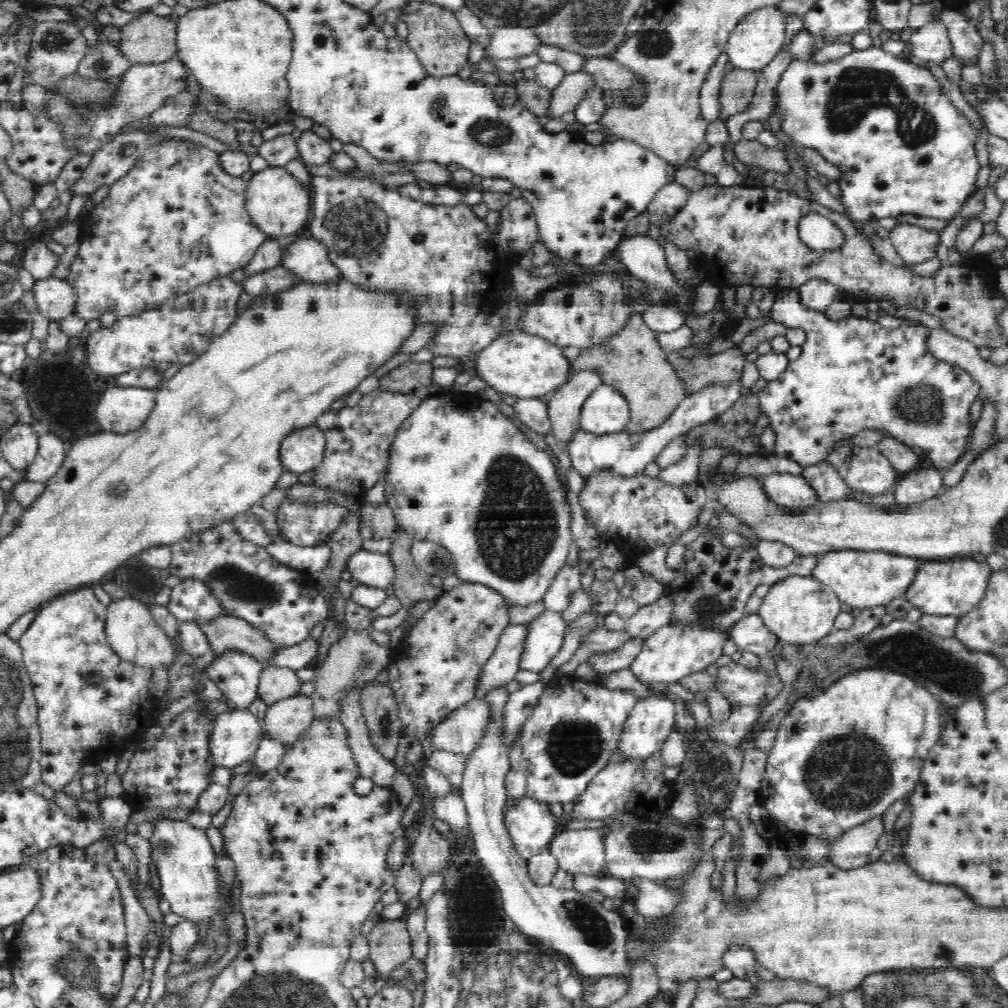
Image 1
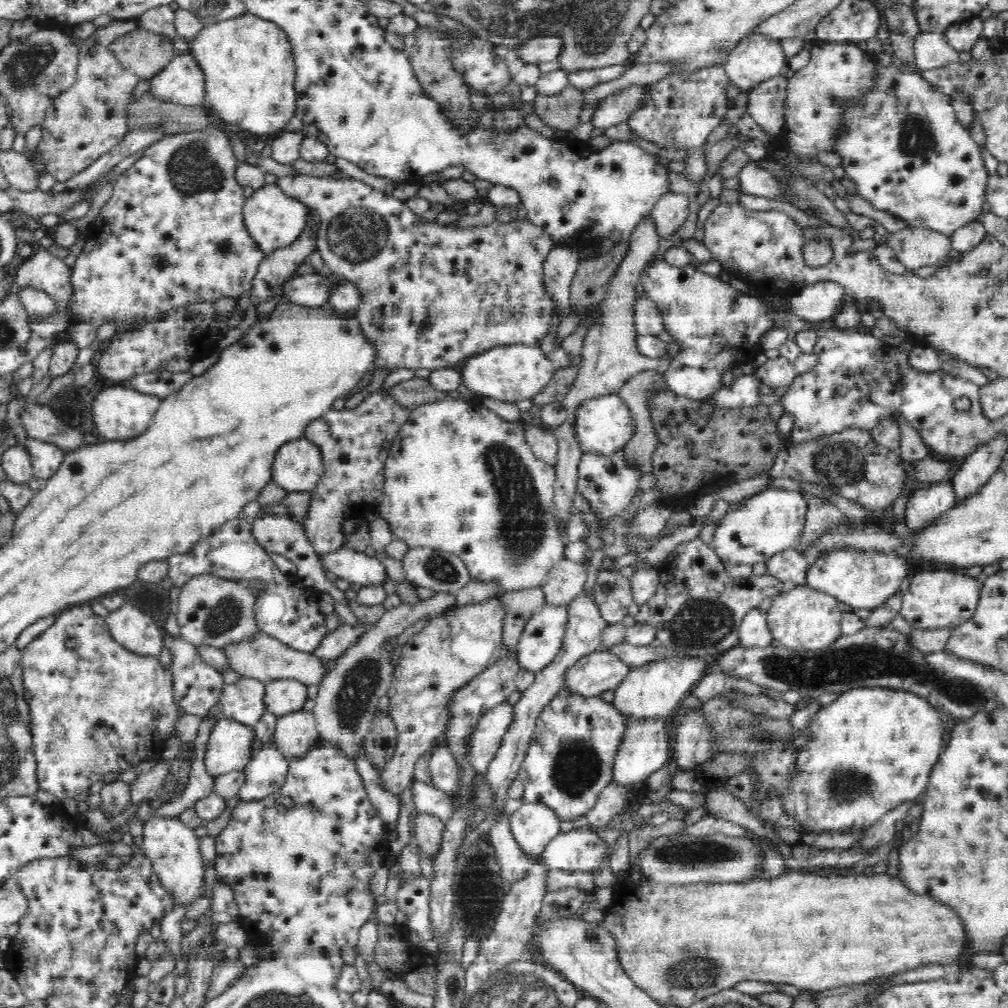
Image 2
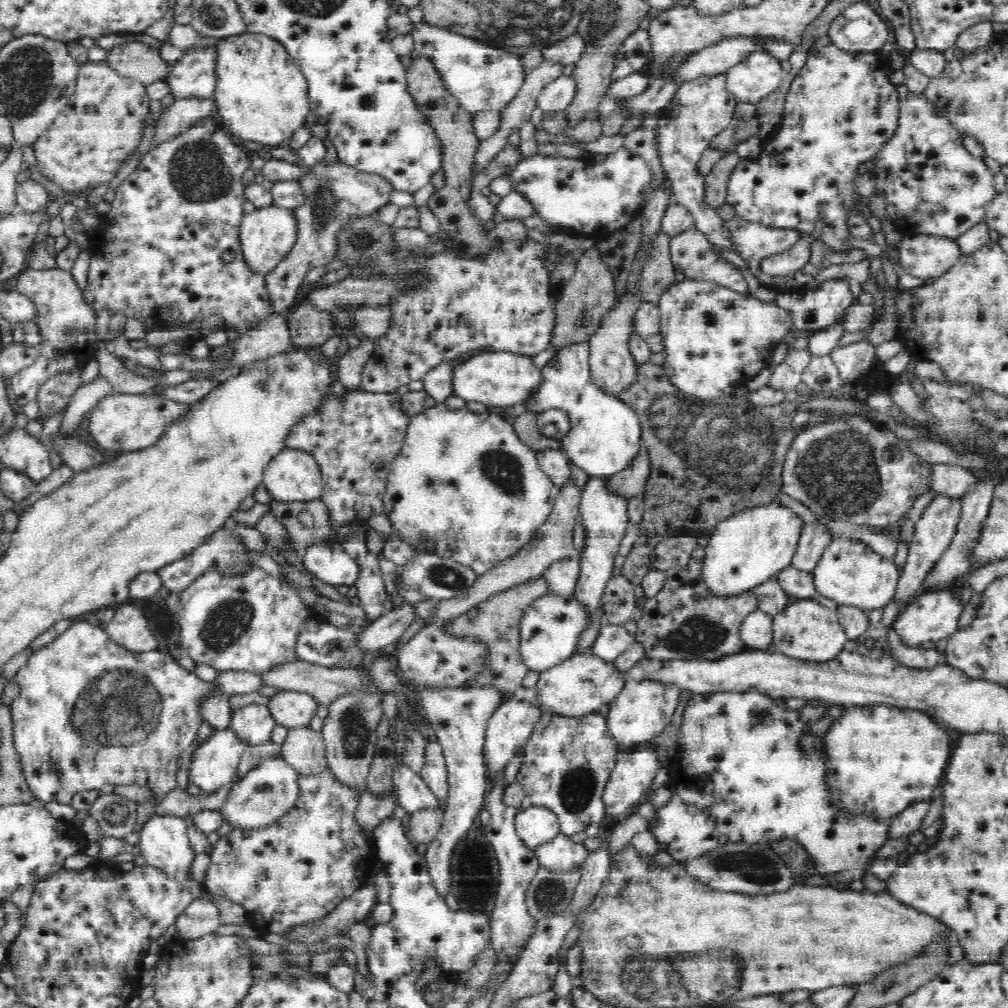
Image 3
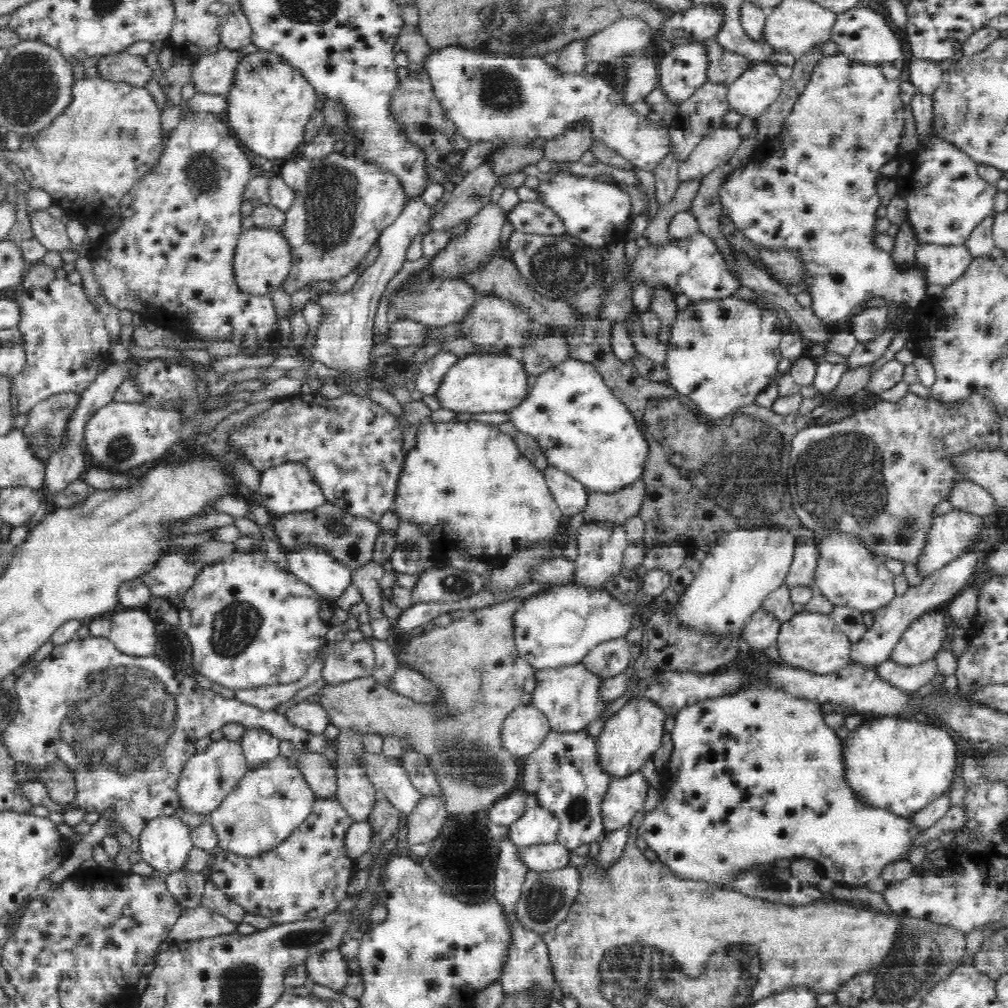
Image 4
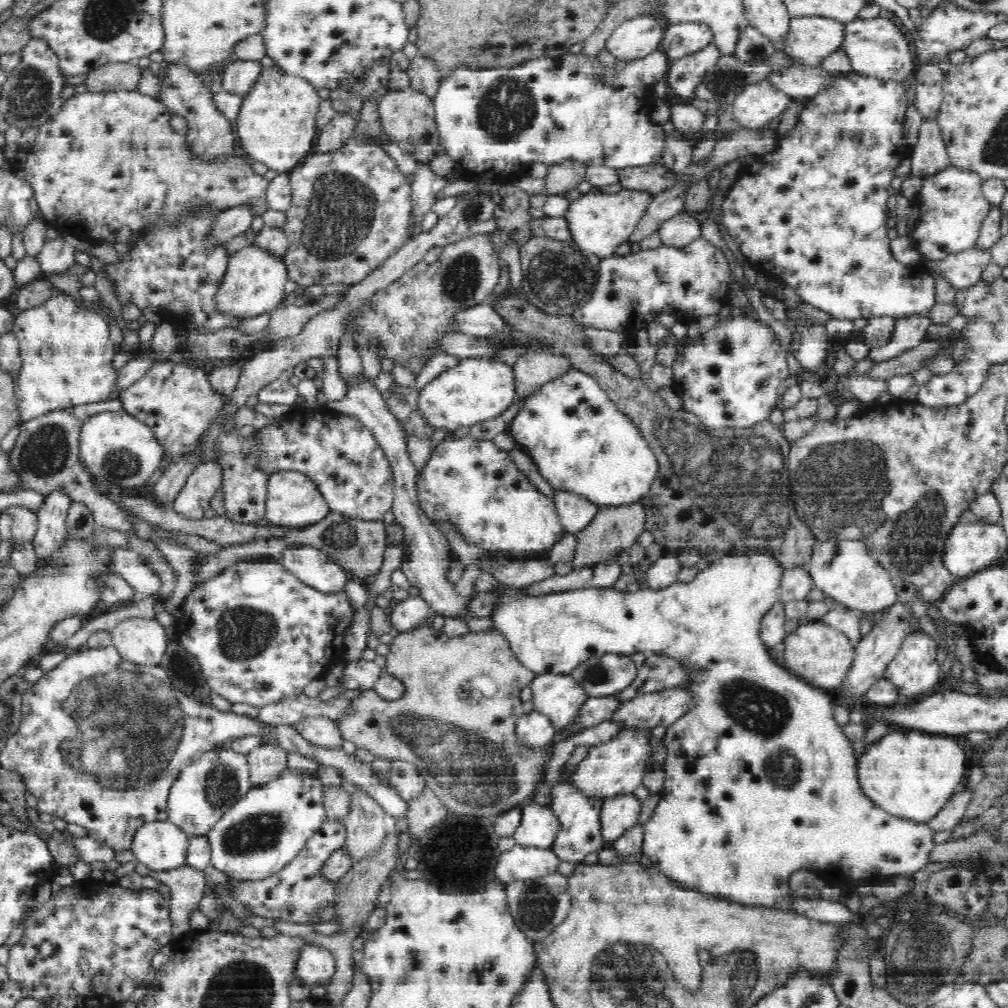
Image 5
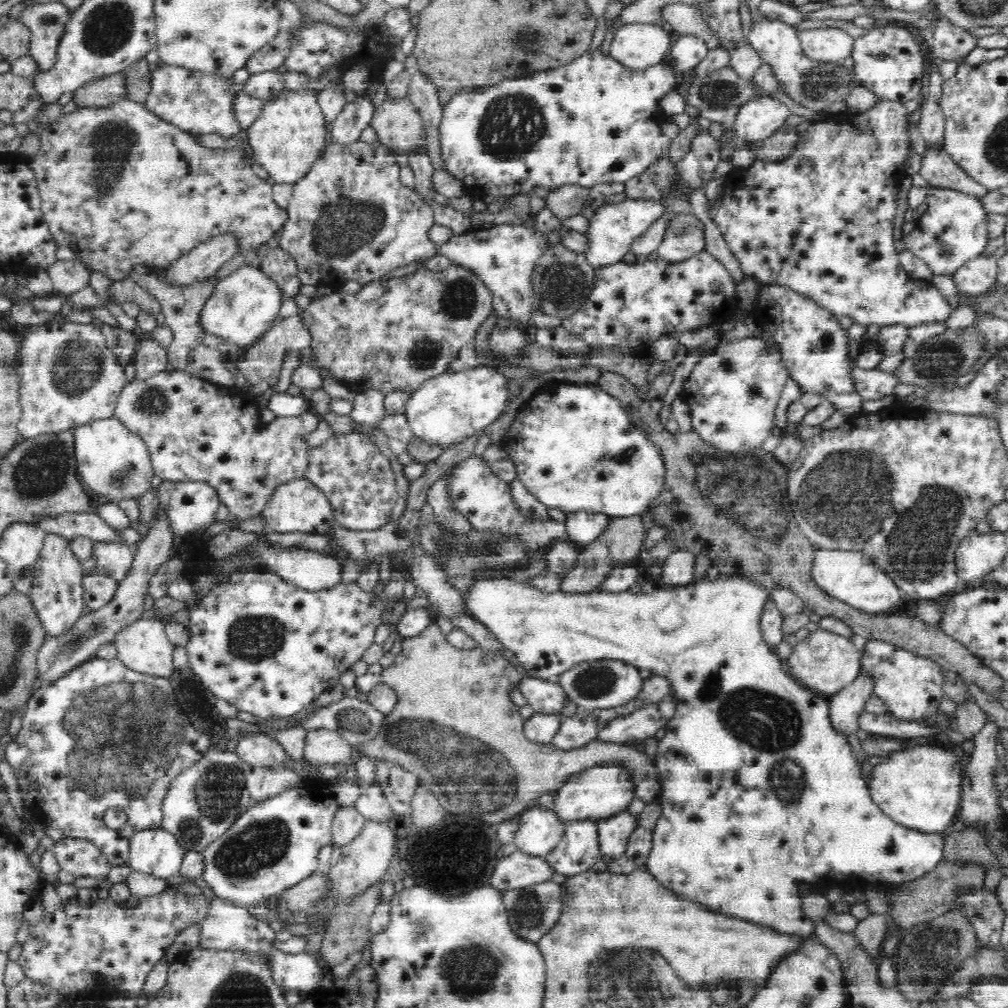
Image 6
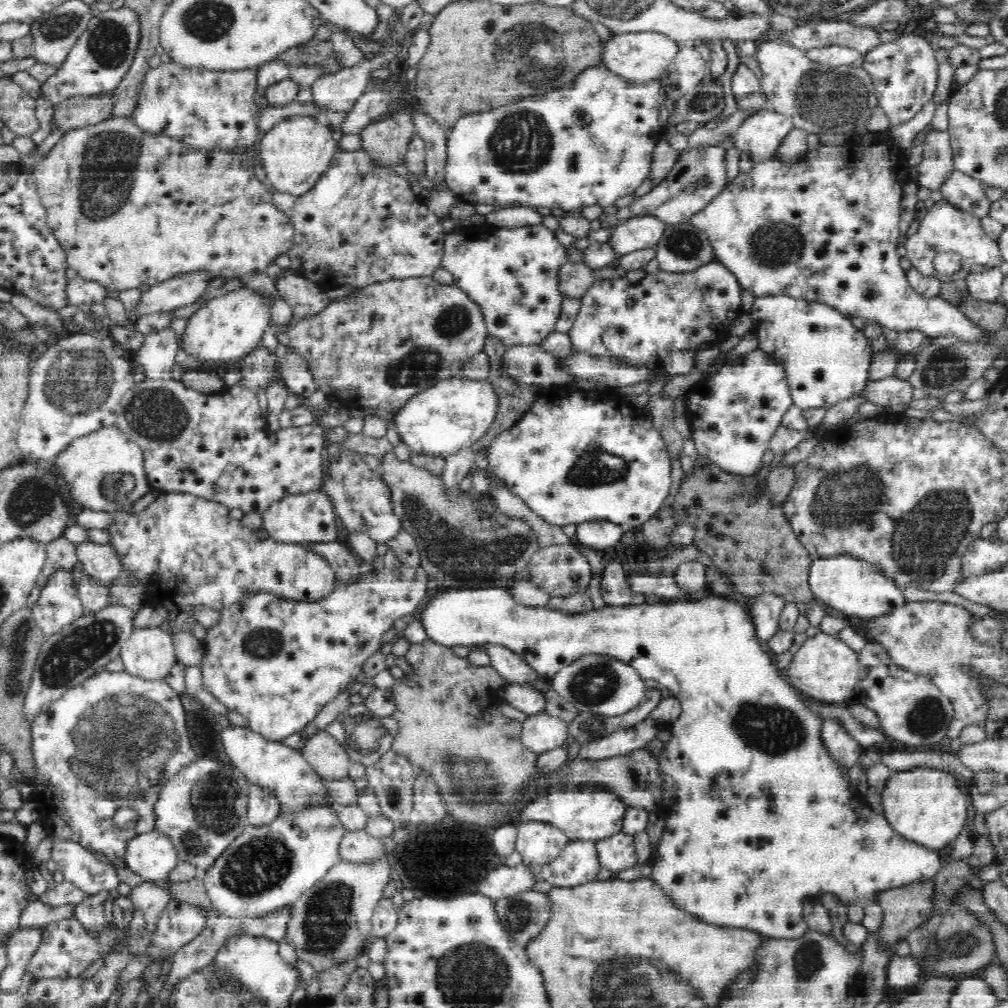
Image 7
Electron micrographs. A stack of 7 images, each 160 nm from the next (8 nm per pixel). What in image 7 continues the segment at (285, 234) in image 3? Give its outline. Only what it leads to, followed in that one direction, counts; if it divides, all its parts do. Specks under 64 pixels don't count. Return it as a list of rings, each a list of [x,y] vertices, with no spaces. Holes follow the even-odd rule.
[[[246,288],[216,297],[190,317],[181,335],[180,348],[188,356],[205,362],[203,366],[207,366],[206,371],[222,373],[228,362],[231,364],[240,360],[261,344],[262,335],[271,322],[270,307],[259,296],[249,294]]]

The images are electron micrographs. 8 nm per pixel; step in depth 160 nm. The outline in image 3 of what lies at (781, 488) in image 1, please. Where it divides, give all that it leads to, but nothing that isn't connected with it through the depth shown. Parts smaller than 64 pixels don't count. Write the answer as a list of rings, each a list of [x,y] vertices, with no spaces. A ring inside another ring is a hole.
[[[784,505],[742,511],[722,521],[705,546],[705,559],[698,585],[710,599],[737,599],[791,566],[804,525]]]

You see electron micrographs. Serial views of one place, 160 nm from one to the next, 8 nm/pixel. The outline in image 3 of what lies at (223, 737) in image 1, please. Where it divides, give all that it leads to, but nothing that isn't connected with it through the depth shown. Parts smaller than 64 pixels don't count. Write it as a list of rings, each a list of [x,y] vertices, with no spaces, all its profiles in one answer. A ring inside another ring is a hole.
[[[214,730],[210,738],[193,752],[192,762],[188,766],[188,783],[196,786],[200,794],[214,794],[222,790],[224,786],[234,782],[234,776],[238,775],[238,765],[244,756],[246,746],[238,739],[232,730]]]

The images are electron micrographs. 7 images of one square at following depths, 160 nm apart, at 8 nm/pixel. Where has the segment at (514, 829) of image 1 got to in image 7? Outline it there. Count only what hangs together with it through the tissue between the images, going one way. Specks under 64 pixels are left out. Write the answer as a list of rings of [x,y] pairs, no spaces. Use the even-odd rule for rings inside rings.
[[[526,823],[518,825],[515,850],[528,865],[546,865],[554,862],[570,839],[552,825],[546,823]]]

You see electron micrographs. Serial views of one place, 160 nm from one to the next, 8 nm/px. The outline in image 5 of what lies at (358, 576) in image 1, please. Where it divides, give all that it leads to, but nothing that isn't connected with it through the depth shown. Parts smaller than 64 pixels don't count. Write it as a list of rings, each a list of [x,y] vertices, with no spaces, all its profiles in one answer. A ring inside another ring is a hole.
[[[306,544],[287,546],[280,562],[300,582],[325,593],[343,590],[351,576],[321,550]]]

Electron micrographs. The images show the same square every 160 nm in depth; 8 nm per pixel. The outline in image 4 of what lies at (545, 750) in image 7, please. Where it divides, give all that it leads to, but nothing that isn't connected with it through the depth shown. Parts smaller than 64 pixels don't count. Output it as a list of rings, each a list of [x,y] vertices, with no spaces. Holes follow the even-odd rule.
[[[534,705],[518,707],[509,714],[502,728],[502,743],[512,755],[527,758],[549,736],[551,727],[547,716]]]

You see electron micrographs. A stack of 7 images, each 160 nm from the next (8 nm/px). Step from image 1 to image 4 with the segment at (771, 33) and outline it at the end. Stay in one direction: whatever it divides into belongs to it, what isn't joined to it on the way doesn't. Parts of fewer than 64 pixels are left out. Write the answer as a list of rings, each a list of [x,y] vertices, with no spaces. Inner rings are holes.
[[[758,63],[729,86],[728,104],[732,111],[756,120],[779,99],[782,85],[774,68]]]

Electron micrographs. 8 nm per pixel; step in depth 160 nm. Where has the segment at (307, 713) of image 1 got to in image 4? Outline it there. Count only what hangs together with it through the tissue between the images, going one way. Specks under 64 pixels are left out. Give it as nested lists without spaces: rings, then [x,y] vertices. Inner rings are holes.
[[[303,754],[298,768],[306,776],[306,781],[318,799],[338,802],[337,772],[325,756]]]

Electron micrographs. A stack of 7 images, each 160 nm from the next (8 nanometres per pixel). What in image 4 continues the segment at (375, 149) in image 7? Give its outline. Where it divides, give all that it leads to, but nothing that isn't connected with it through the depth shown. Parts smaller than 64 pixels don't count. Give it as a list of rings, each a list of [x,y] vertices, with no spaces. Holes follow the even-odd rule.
[[[415,69],[398,86],[390,96],[388,111],[392,121],[396,123],[396,133],[402,135],[412,147],[422,151],[425,162],[433,164],[436,168],[456,168],[462,160],[462,155],[468,151],[466,141],[458,137],[454,125],[450,124],[448,117],[438,106],[438,99],[434,97],[432,83],[424,70]]]

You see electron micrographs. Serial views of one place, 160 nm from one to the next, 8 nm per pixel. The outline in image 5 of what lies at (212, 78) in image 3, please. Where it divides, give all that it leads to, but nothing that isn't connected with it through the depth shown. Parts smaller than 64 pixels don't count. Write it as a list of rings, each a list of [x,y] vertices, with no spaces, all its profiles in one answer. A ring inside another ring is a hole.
[[[258,62],[229,63],[223,71],[223,90],[238,95],[249,95],[263,77],[264,69]]]

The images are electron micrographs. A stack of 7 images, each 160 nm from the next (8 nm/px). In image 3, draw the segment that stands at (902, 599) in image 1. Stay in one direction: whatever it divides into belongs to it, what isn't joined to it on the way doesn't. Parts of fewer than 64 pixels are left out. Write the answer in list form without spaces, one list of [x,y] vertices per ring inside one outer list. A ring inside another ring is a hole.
[[[932,591],[916,594],[914,599],[905,604],[902,614],[893,621],[890,628],[896,631],[900,643],[910,649],[922,649],[926,642],[947,640],[957,631],[958,618],[963,610],[953,591]]]

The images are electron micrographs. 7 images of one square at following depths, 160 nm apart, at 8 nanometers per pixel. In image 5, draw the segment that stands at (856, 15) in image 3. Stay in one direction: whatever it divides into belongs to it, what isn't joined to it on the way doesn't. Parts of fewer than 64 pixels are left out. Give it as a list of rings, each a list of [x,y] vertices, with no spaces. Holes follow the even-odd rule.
[[[882,17],[858,18],[854,22],[849,22],[845,28],[843,52],[850,59],[855,72],[862,77],[901,85],[917,72],[914,66],[916,60],[904,32],[894,22]]]

